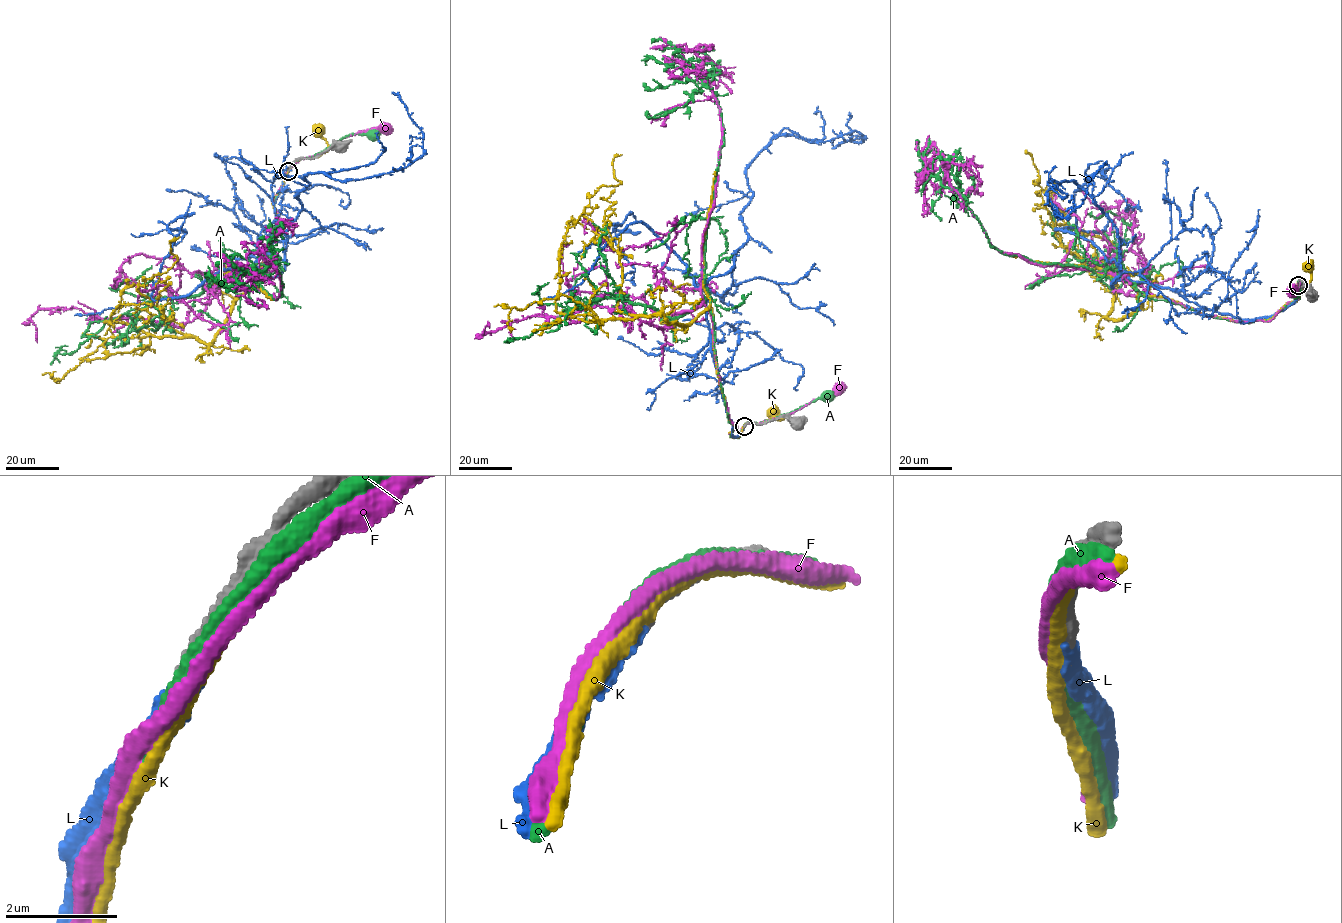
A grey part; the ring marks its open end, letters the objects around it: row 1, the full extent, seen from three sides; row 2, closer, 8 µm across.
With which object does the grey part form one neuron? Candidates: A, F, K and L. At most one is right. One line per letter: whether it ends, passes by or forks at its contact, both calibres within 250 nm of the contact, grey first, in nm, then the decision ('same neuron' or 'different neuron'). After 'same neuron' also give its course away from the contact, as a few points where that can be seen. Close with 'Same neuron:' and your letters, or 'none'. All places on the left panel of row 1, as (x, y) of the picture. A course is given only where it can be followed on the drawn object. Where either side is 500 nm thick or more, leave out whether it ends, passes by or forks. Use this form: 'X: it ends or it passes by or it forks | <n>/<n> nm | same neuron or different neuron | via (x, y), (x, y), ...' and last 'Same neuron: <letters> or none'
A: it passes by | 280/260 nm | different neuron
F: it passes by | 300/280 nm | different neuron
K: it passes by | 300/200 nm | different neuron
L: it ends | 360/280 nm | same neuron | via (288, 170), (255, 262), (263, 279), (284, 267), (305, 175), (377, 176), (423, 153), (391, 92)
Same neuron: L

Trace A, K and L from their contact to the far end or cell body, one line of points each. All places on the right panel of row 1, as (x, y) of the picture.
A: (1298, 282), (1303, 282), (1302, 286), (1303, 283), (1297, 288), (1297, 294), (1295, 292)
K: (1298, 283), (1303, 282), (1301, 289), (1308, 284), (1311, 273), (1309, 266)
L: (1298, 285), (1242, 319), (1113, 288), (1112, 221), (1076, 182), (1046, 191), (1066, 217), (1107, 161)

